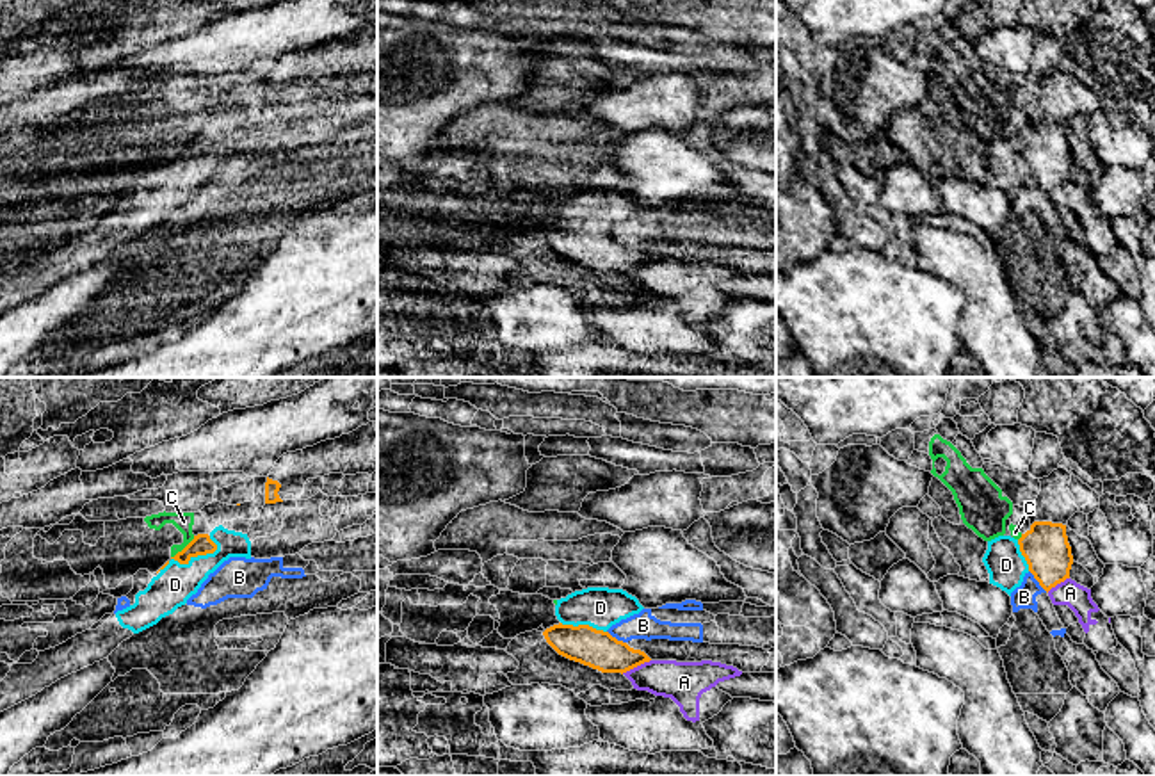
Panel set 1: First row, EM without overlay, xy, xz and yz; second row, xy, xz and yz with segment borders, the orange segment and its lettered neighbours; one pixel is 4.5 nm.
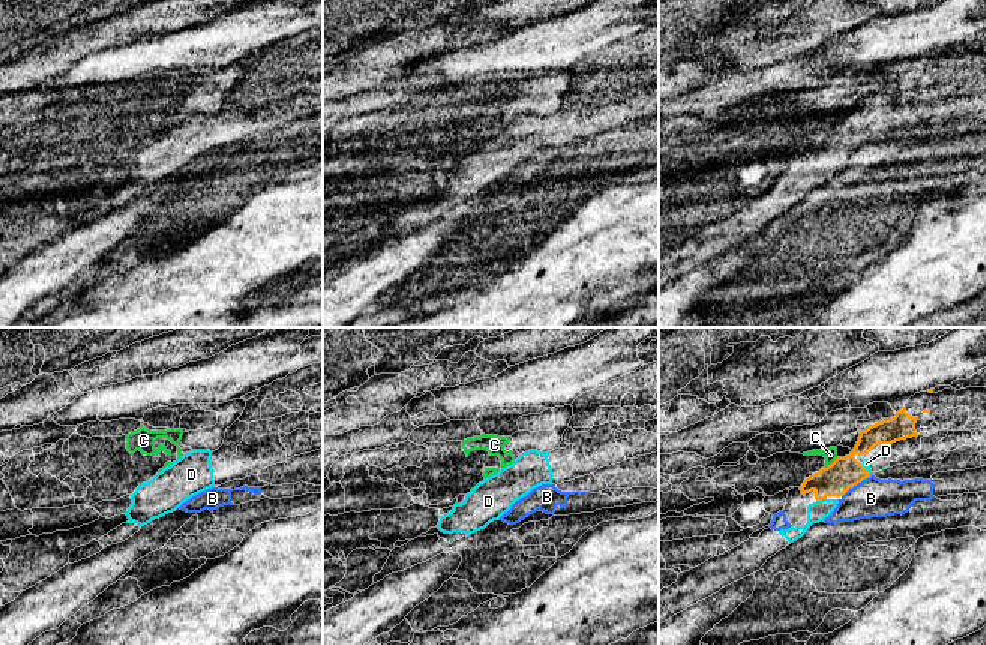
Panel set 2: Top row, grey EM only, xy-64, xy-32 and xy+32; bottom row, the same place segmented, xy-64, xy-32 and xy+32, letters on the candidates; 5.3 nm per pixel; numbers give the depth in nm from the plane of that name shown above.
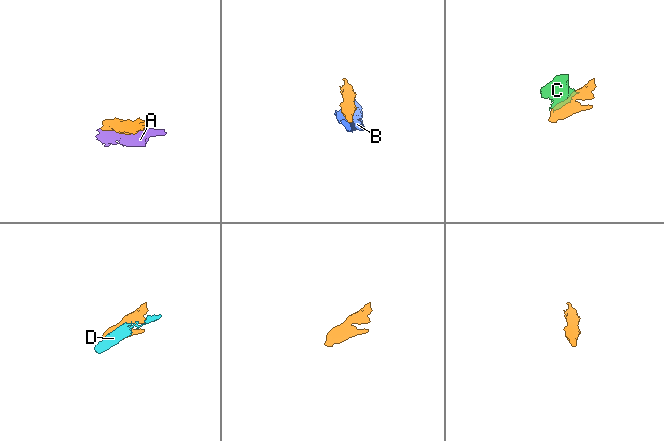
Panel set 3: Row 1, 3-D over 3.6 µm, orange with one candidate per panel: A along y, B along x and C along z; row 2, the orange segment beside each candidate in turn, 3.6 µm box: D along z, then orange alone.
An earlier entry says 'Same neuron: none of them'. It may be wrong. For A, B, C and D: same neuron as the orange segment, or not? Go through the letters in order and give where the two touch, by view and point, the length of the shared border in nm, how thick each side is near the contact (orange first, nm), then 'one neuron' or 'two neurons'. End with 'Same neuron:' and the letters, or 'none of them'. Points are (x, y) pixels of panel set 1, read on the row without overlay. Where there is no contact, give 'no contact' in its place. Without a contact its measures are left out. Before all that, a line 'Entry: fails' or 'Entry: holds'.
Entry: fails
A: xz (636, 267) | 150 nm | 170/190 nm | two neurons
B: yz (1036, 180) | 130 nm | 220/110 nm | two neurons
C: xy (184, 150) | 150 nm | 90/90 nm | two neurons
D: xy (189, 161) | 300 nm | 90/180 nm | one neuron
Same neuron: D

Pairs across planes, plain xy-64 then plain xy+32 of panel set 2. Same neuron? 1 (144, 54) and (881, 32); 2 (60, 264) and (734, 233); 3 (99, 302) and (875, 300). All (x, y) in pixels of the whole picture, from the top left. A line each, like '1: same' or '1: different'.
1: same
2: different
3: same

